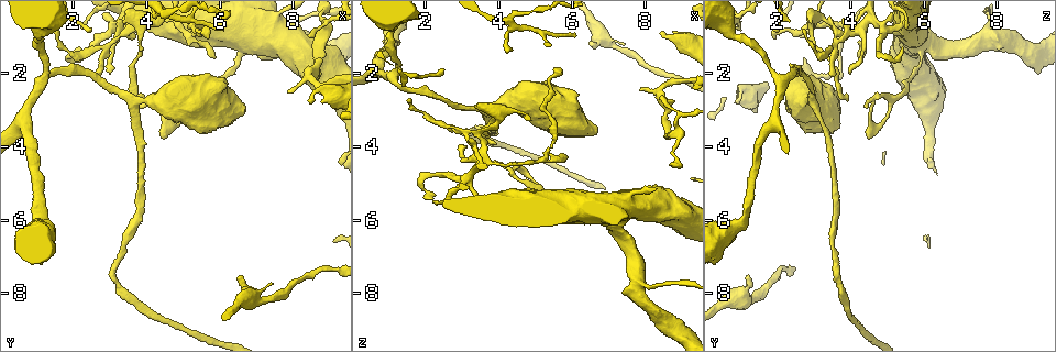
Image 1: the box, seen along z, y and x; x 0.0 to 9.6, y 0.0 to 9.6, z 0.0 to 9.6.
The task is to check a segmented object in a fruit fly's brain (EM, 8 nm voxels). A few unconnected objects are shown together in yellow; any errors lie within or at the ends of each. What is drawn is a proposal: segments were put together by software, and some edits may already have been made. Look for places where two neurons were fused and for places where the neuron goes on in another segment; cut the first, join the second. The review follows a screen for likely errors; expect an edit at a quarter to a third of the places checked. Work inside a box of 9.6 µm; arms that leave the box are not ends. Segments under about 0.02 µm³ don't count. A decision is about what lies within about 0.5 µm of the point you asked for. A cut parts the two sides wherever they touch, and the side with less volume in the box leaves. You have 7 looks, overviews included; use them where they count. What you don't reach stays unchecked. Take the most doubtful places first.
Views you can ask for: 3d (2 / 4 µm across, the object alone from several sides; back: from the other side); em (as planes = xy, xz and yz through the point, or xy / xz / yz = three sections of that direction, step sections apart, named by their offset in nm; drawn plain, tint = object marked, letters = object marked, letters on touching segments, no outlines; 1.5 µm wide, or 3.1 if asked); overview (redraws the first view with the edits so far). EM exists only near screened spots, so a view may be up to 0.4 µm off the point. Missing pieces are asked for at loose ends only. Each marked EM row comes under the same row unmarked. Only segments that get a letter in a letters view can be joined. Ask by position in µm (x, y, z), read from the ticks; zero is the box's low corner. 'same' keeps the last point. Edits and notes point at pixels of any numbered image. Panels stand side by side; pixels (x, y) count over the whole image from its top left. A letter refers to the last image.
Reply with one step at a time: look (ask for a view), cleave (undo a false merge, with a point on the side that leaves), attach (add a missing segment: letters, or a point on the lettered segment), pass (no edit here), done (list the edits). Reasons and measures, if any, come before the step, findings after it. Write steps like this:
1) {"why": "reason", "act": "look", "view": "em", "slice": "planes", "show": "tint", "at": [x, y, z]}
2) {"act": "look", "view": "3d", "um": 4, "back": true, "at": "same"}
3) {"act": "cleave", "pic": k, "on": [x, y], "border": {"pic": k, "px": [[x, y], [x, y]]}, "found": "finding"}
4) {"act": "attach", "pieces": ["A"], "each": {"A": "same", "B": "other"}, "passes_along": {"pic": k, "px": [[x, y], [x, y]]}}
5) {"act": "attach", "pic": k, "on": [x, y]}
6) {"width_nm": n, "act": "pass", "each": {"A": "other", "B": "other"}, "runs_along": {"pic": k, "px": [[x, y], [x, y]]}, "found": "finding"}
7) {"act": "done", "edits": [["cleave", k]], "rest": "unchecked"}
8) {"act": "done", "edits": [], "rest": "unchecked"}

{"why": "three arms meet", "act": "look", "view": "3d", "um": 2, "at": [1.10, 2.20, 2.10]}

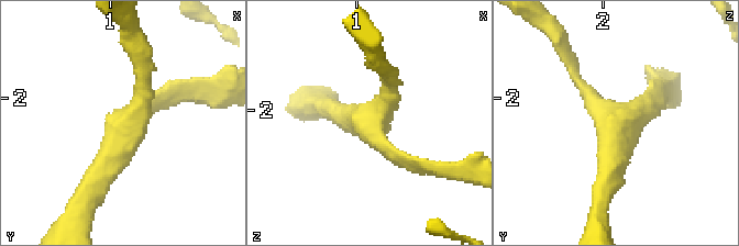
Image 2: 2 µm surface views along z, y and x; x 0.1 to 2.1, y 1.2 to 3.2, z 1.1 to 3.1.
{"act": "look", "view": "em", "slice": "planes", "show": "tint", "at": [1.14, 2.18, 2.10]}

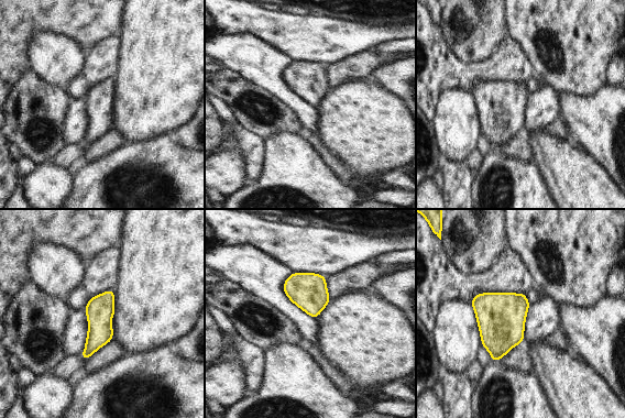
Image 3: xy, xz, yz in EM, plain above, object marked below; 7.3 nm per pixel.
{"act": "look", "view": "em", "slice": "planes", "show": "letters", "at": "same"}

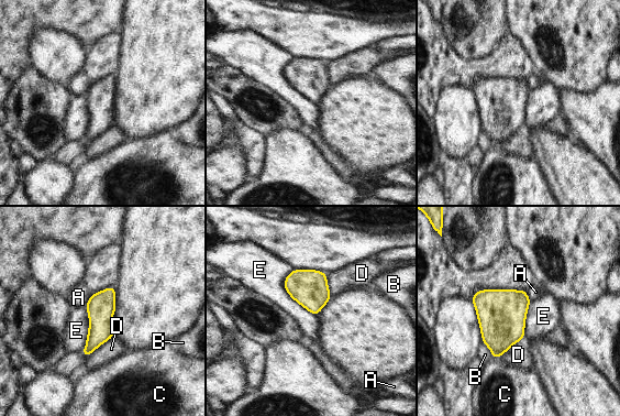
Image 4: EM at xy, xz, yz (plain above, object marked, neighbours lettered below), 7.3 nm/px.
{"width_nm": 200, "longest_contact_nm": ["E", 380], "act": "pass", "each": {"A": "other", "B": "other", "C": "other", "D": "other", "E": "other"}, "found": "one neuron here"}

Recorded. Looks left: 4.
{"why": "thin neck", "act": "look", "view": "em", "slice": "xz", "step": 8, "show": "tint", "at": [5.35, 0.65, 3.05]}

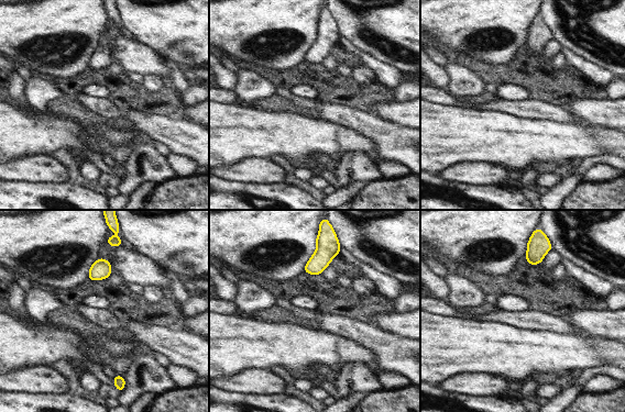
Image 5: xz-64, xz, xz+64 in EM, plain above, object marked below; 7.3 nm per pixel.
{"act": "look", "view": "em", "slice": "planes", "show": "letters", "at": "same"}

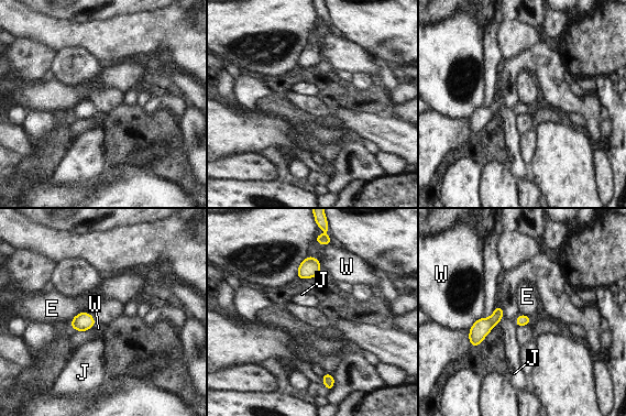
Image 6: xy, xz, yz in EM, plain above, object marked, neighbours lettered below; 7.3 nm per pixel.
{"width_nm": 80, "act": "pass", "each": {"E": "other", "J": "other", "W": "other"}, "border": {"pic": 6, "px": [[86, 312], [78, 313], [69, 325]]}, "found": "all the same neuron"}

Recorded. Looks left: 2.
{"why": "sharp bend", "act": "look", "view": "3d", "um": 4, "at": [3.50, 0.85, 3.60]}

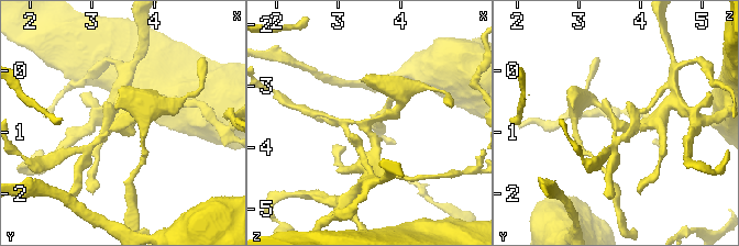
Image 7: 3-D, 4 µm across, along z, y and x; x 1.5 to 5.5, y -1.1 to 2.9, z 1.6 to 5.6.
{"arm_widths_nm": [180, 260], "act": "look", "view": "em", "slice": "planes", "show": "letters", "at": [3.50, 0.90, 3.70]}

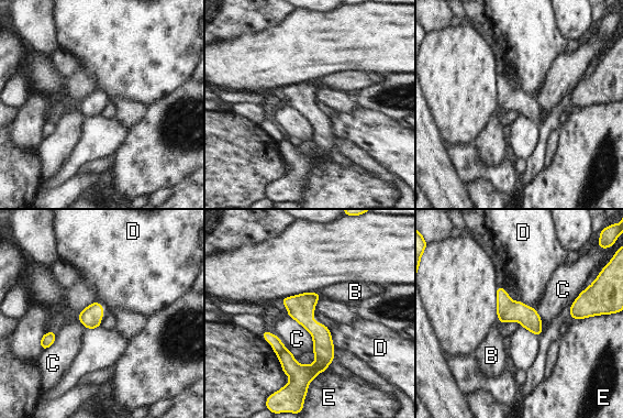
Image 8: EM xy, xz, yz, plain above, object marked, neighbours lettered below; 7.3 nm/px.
{"act": "cleave", "pic": 8, "on": [278, 347], "each": {"B": "other", "C": "other", "D": "other", "E": "other"}, "border": {"pic": 8, "px": [[286, 349], [278, 355]]}, "found": "a second neuron is stuck on"}

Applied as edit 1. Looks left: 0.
{"act": "done", "edits": [["cleave", 8]], "rest": "unchecked"}

